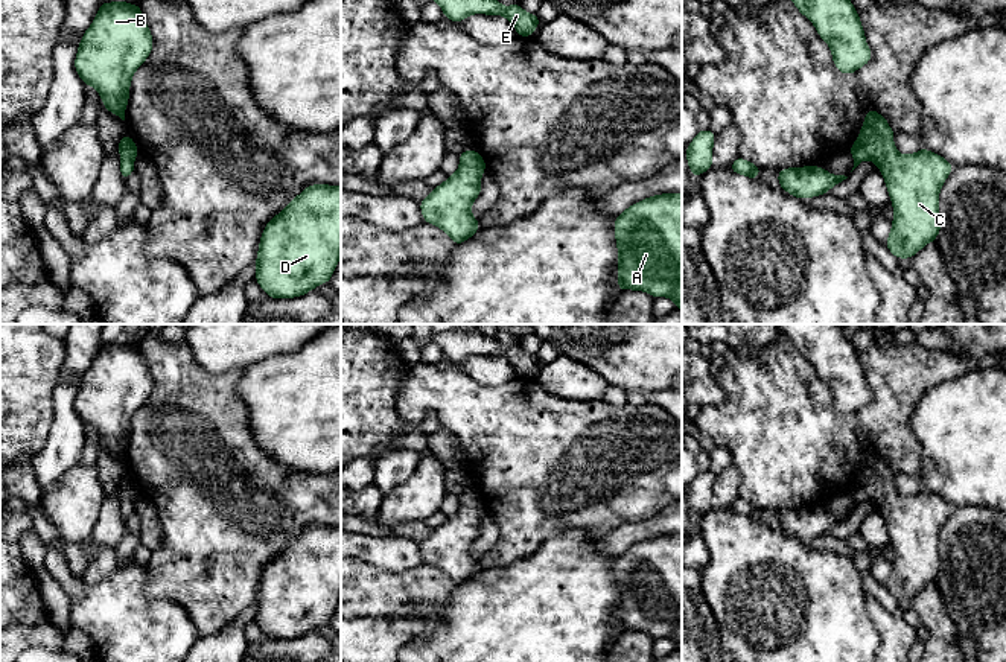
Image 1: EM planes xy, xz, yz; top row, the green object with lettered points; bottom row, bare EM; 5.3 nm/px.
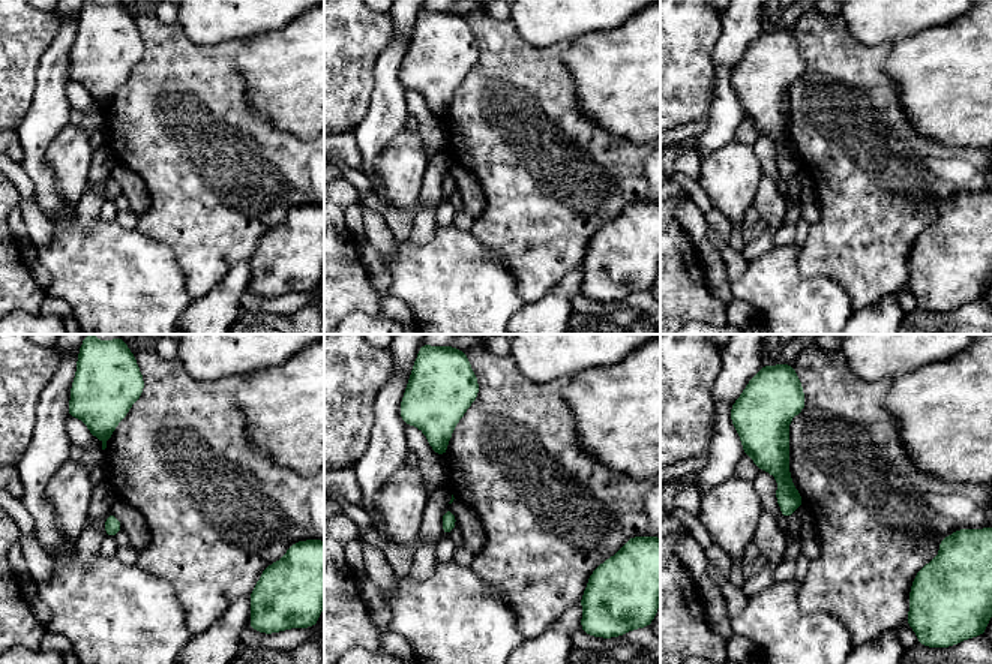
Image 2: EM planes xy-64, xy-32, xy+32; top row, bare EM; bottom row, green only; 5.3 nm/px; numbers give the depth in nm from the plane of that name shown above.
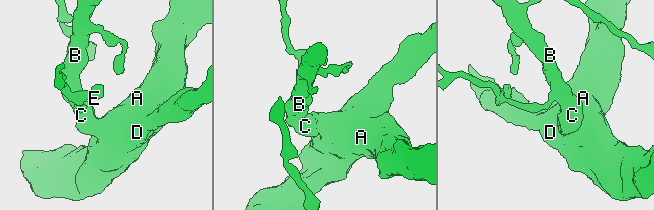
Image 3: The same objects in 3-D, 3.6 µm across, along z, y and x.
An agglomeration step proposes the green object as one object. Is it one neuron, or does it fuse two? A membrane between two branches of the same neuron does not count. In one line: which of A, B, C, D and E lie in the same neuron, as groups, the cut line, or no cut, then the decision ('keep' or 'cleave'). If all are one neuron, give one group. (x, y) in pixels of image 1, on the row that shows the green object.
A B C D E | no cut | keep

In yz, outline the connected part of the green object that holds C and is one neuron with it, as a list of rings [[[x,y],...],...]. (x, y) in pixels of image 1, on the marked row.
[[[868,108],[858,138],[852,143],[849,152],[854,158],[852,170],[861,161],[871,160],[884,177],[895,213],[890,234],[884,243],[896,259],[912,259],[928,242],[934,242],[941,231],[939,192],[954,166],[925,148],[915,154],[903,155],[895,148],[893,135],[895,132],[886,117]]]

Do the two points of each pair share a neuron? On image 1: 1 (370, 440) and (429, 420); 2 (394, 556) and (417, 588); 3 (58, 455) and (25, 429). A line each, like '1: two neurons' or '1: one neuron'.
1: two neurons
2: two neurons
3: two neurons

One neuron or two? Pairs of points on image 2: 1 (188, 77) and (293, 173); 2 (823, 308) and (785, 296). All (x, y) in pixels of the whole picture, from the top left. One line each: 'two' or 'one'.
1: one
2: one

